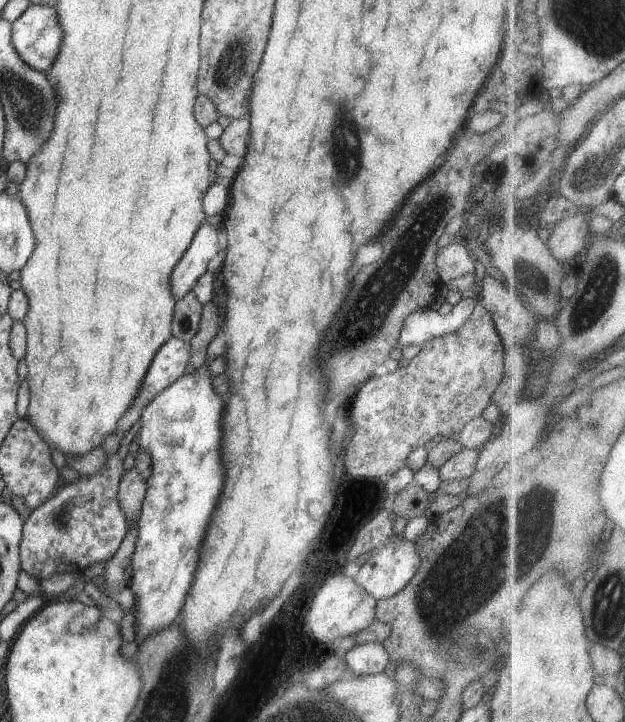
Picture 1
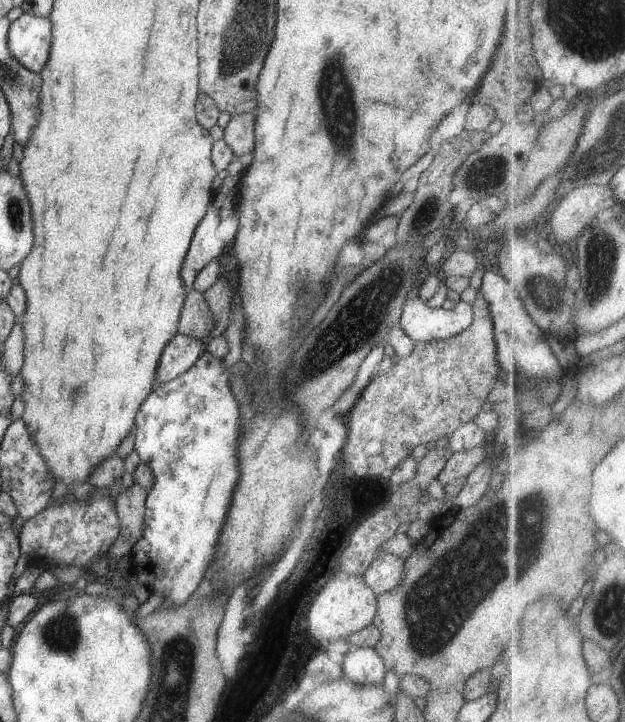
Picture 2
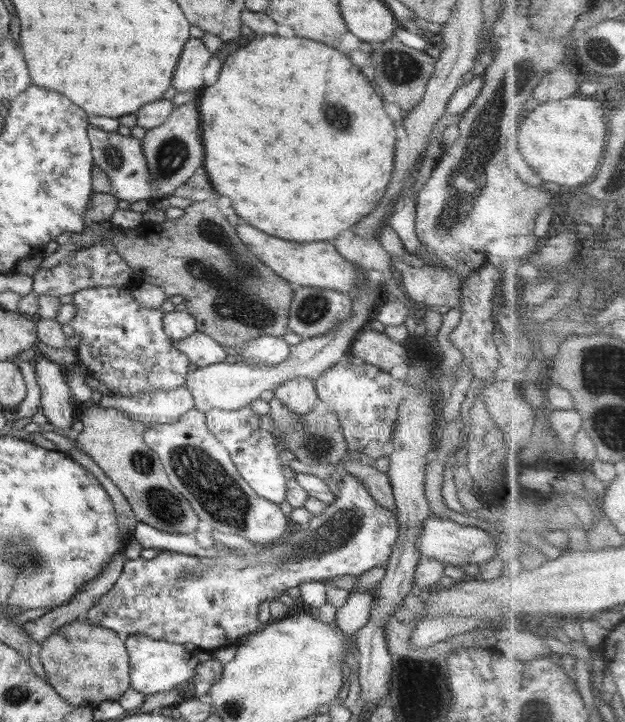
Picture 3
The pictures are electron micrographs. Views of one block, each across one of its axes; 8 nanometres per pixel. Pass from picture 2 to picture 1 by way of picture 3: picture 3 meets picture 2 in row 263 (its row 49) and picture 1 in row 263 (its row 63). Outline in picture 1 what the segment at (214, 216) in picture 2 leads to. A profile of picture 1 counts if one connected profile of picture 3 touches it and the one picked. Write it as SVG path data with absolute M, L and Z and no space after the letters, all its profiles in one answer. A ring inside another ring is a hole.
M205 221L196 232L187 252L182 256L170 278L172 298L180 300L190 293L198 282L198 278L207 272L210 260L219 252L217 226L212 226Z

